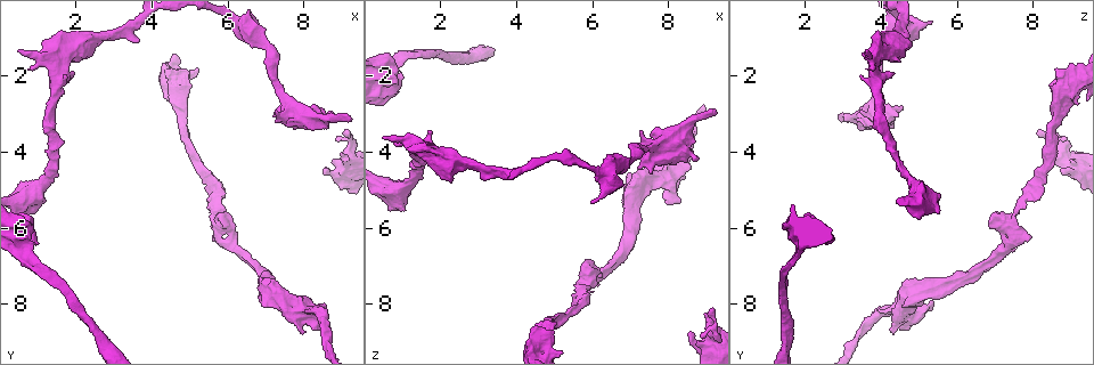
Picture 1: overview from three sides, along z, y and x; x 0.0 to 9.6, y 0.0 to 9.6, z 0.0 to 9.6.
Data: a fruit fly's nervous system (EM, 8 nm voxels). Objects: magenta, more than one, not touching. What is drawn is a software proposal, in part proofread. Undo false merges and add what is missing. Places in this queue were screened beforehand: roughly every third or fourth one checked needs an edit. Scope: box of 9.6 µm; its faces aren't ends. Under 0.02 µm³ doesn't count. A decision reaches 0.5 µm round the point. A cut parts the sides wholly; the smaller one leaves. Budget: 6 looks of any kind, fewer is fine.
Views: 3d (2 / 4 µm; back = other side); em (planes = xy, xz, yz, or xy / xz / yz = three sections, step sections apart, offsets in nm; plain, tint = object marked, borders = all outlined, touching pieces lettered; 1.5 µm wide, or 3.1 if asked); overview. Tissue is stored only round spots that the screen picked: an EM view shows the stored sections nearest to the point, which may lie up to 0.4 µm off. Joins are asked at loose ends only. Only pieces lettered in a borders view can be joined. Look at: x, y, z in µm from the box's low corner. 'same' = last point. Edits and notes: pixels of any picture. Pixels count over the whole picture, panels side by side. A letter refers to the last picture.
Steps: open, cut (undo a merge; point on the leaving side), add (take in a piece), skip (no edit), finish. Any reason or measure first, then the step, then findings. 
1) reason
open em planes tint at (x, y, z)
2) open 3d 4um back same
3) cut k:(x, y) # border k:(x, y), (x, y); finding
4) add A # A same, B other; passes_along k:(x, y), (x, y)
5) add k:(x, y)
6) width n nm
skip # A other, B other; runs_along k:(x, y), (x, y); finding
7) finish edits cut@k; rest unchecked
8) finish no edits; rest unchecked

sharp bend
open 3d 4um at (5.85, 5.80, 7.40)

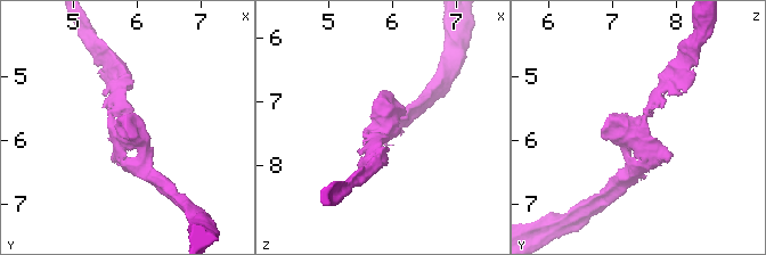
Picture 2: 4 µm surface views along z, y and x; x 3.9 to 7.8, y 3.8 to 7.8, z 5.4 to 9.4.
need the tissue
open em planes borders at (5.85, 5.75, 7.35)

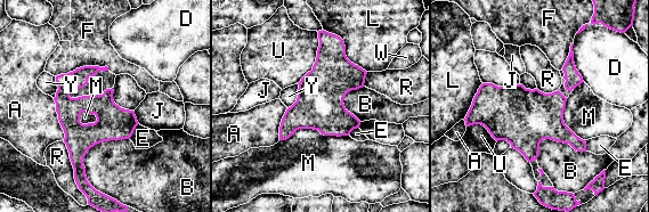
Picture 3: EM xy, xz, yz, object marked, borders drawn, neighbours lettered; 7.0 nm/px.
width 170 nm
skip # A other, B other, D other, E other, F other, J other, L other, M other, R other, U other, W other, Y other; runs_along 3:(96, 68), (63, 83), (79, 165); one neuron here

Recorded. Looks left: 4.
thick end
open em planes borders at (7.25, 3.10, 4.40)

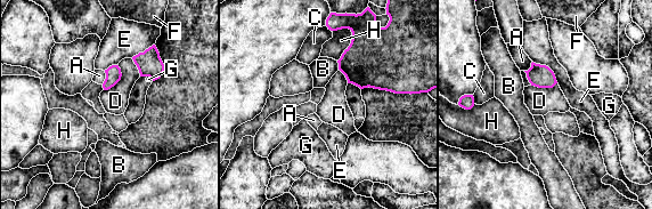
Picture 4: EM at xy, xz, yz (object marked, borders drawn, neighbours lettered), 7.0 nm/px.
skip # A other, B other, C other, D other, E other, F other, G other, H other; no lettered piece goes on from it

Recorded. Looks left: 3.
free end
open 3d 4um at (8.90, 3.60, 8.90)

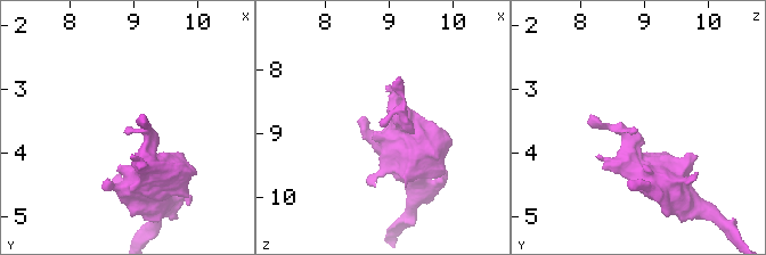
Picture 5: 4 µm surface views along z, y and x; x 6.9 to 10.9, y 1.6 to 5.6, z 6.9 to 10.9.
open em yz step 4 borders at (8.85, 3.60, 8.85)

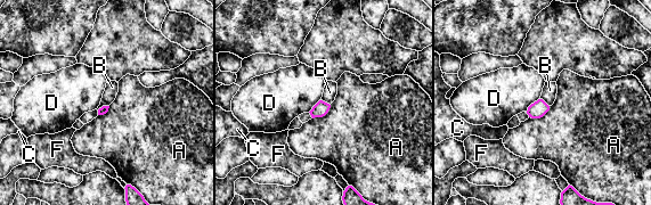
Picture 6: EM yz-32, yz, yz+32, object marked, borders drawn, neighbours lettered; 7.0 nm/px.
skip # A other, B other, C other, D other, F other; border 6:(322, 99), (330, 105); none of them fits

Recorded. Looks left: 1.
finish no edits; rest unchecked

